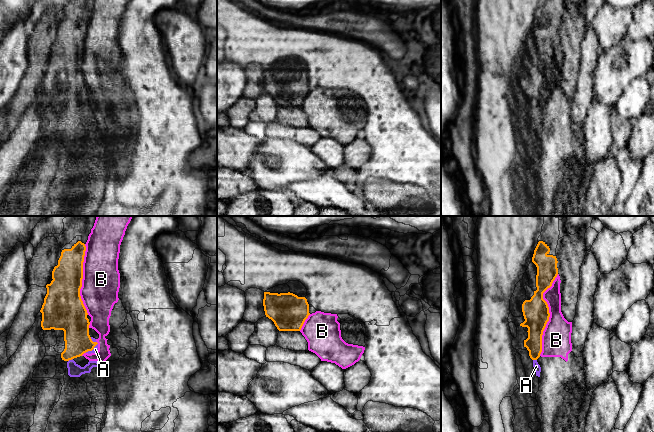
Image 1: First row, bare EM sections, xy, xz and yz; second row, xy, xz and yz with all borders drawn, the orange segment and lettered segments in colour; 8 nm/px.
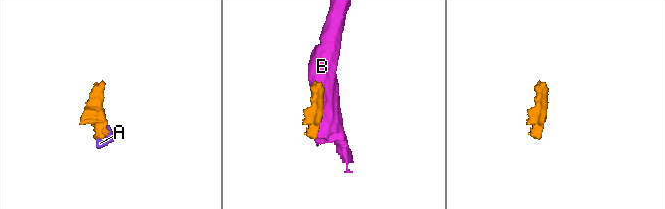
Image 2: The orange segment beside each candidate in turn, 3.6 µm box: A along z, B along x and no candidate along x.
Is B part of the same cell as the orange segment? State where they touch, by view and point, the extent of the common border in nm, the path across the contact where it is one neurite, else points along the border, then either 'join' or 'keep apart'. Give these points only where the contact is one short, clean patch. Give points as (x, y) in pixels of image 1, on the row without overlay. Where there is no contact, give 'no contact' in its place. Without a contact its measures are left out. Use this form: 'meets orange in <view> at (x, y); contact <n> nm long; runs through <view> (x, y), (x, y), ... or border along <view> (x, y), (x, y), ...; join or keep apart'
meets orange in yz at (549, 91); contact 650 nm long; keep apart

